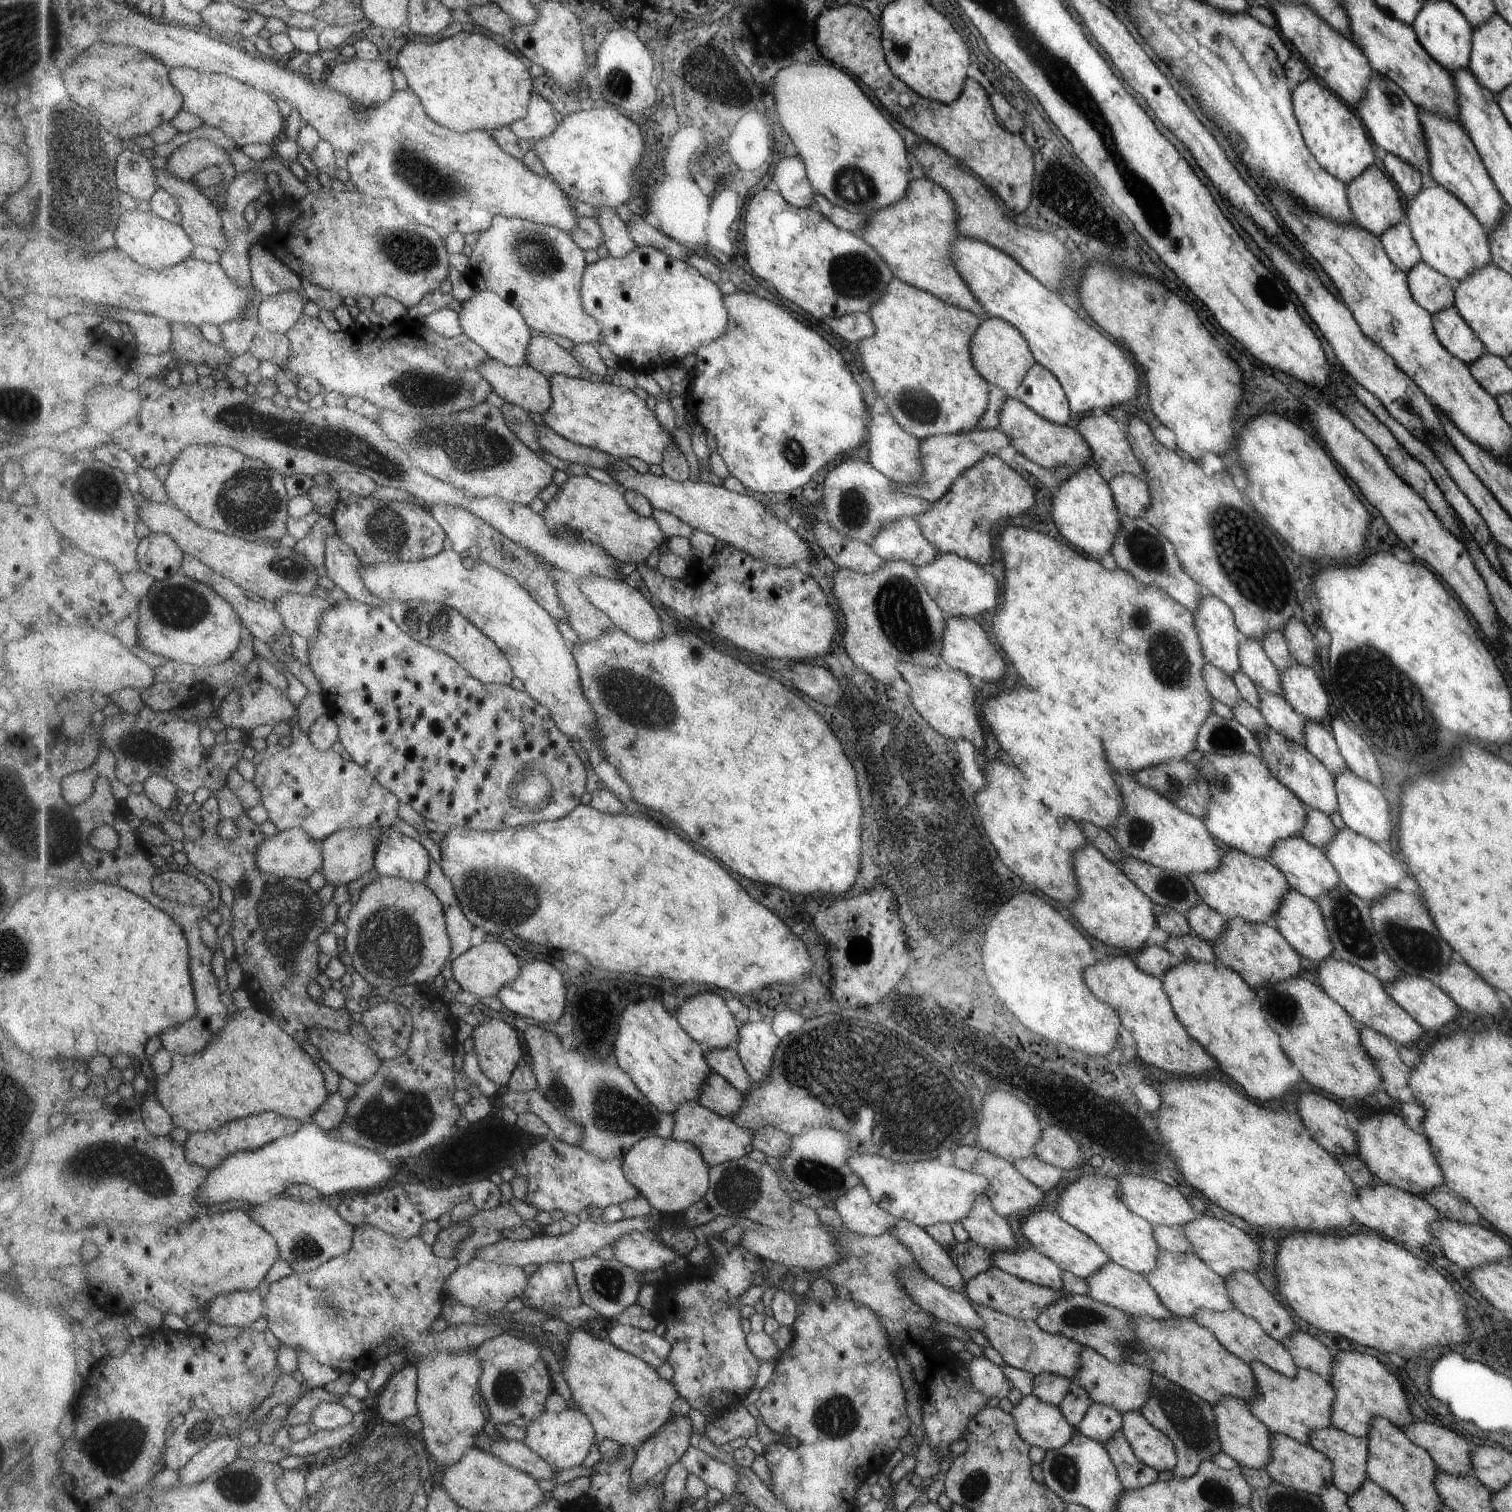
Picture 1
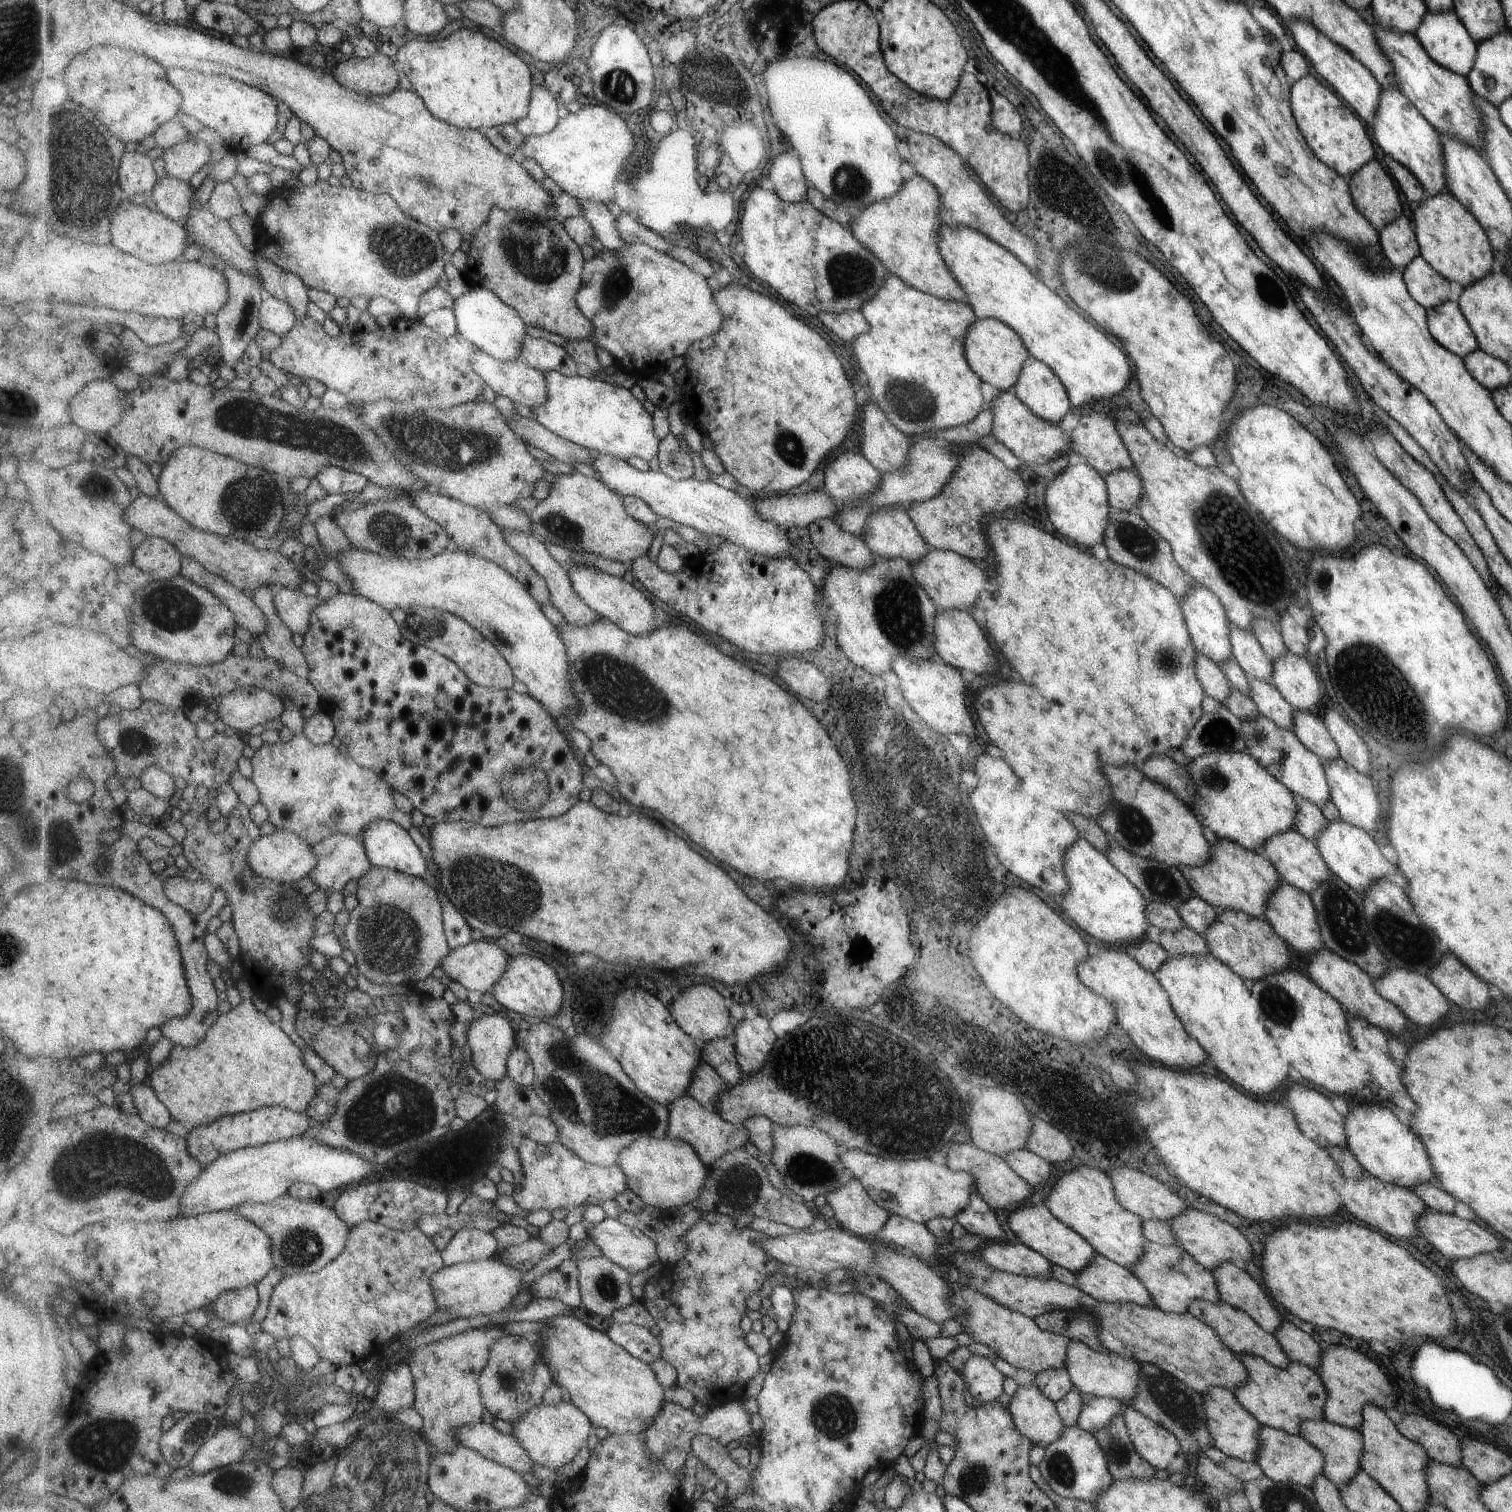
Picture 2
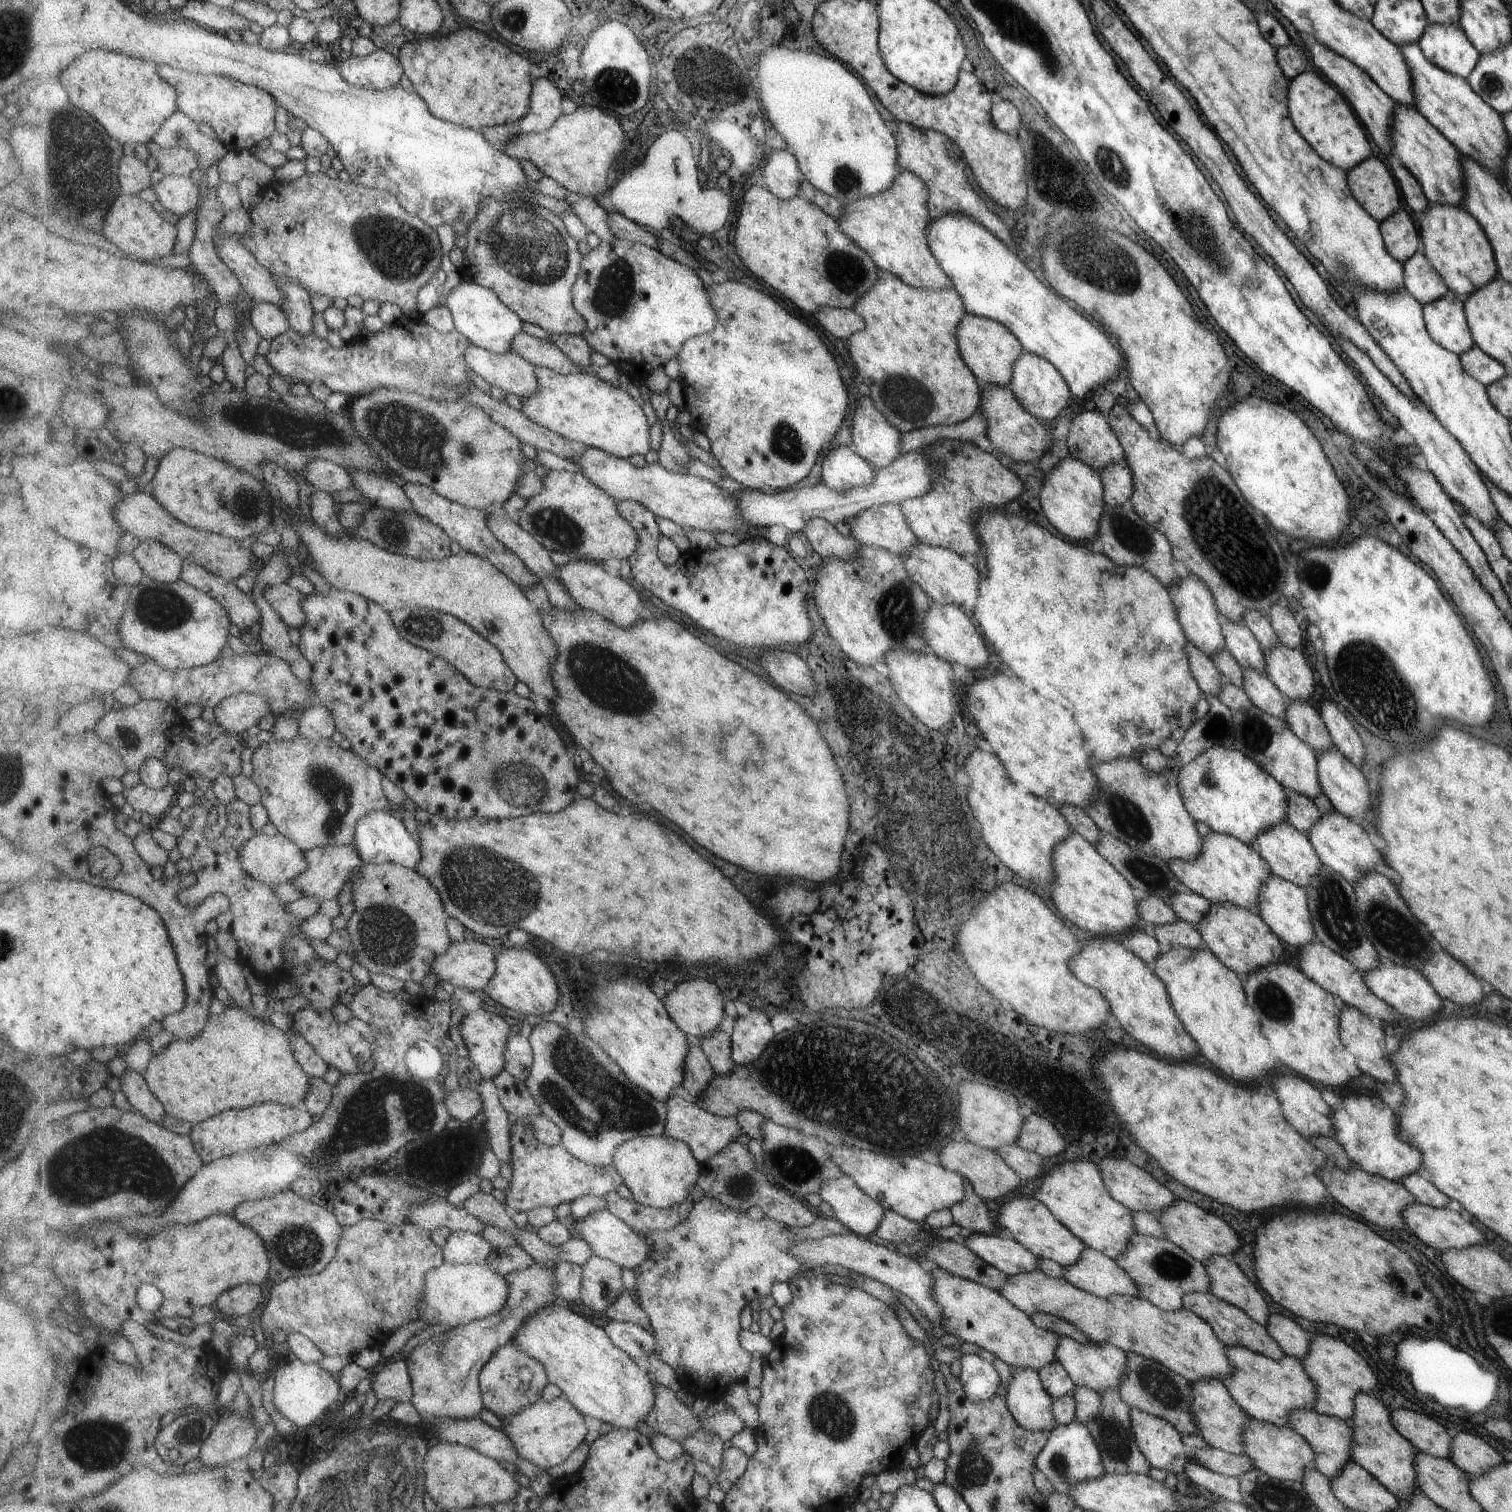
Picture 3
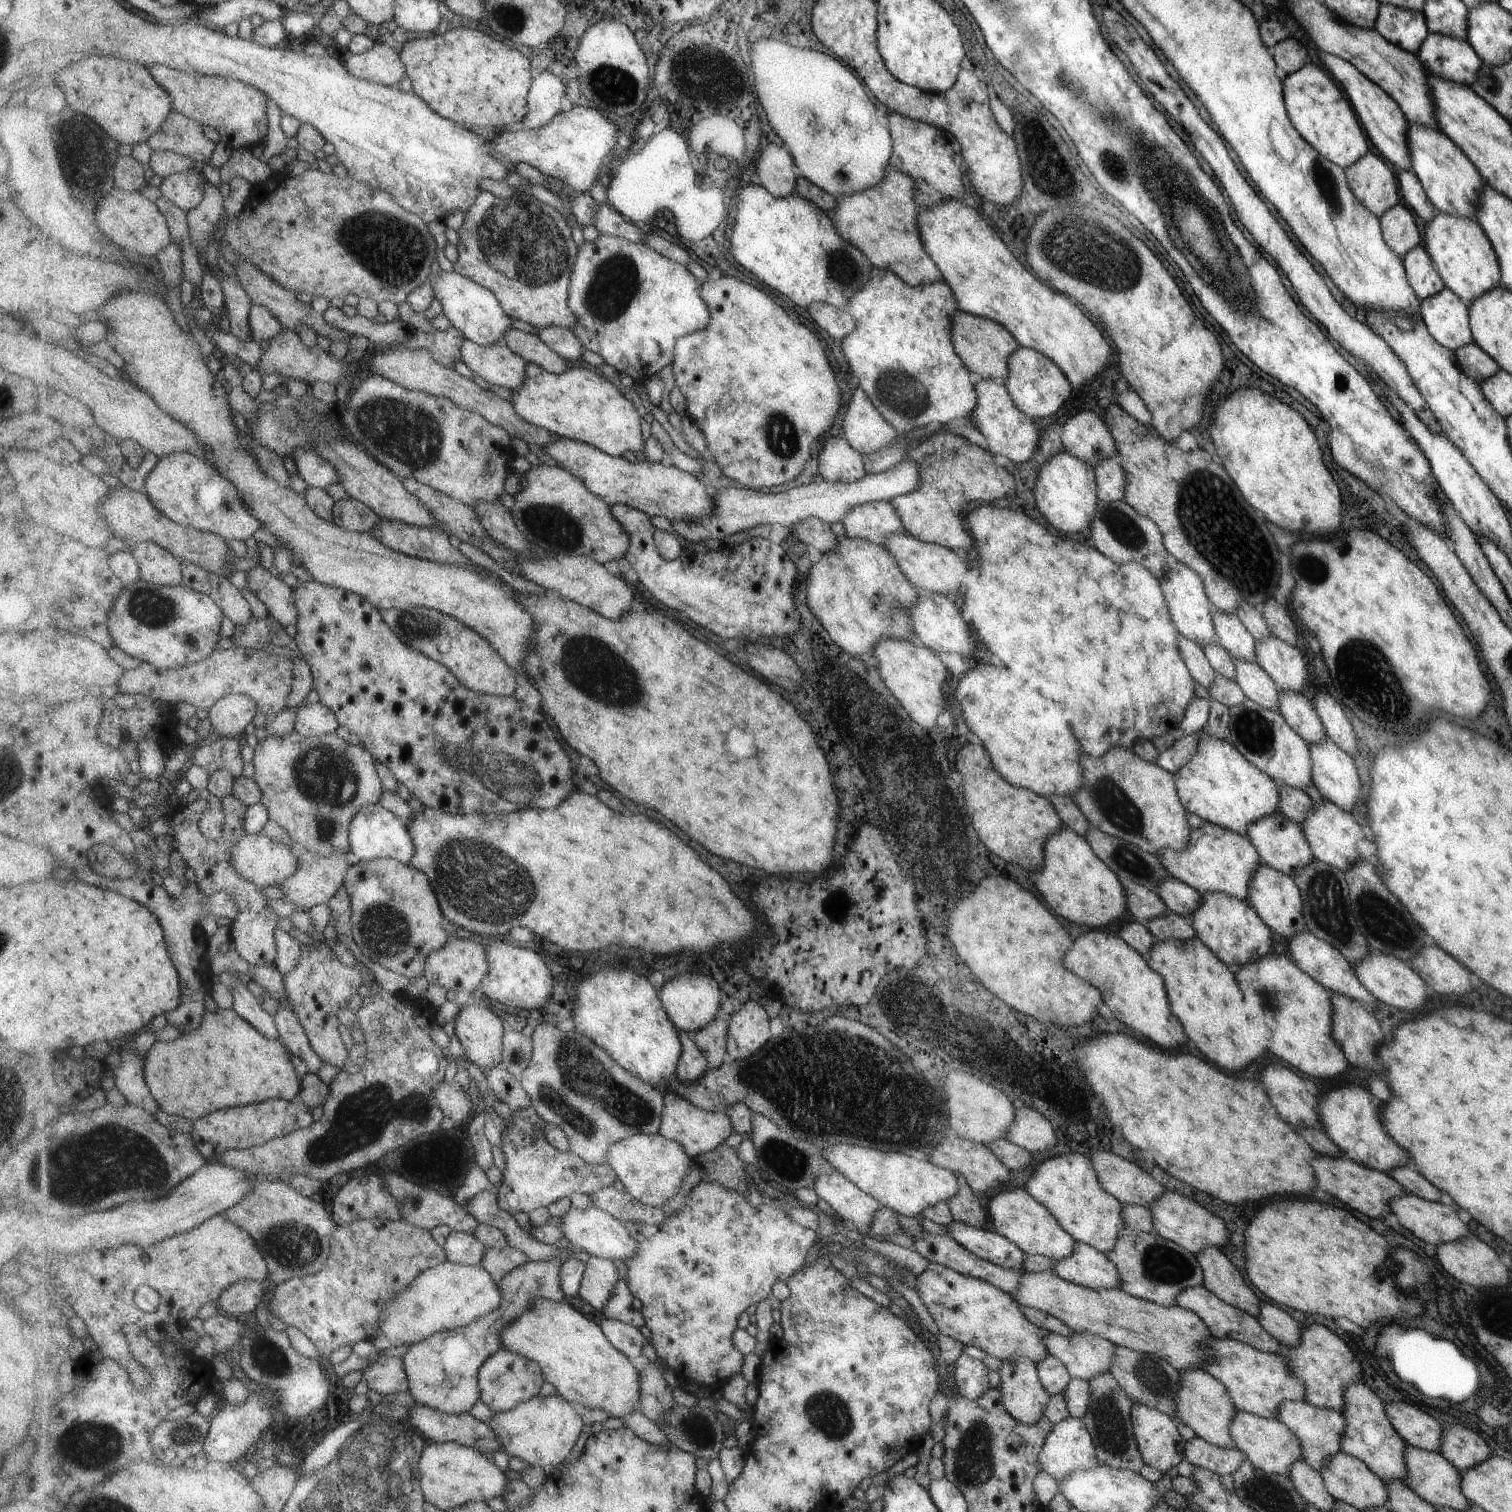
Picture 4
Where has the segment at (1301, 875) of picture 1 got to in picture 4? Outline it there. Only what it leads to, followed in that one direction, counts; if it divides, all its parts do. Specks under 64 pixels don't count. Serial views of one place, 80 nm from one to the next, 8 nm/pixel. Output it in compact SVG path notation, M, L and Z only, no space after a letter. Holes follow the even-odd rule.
M1278 810L1273 812L1271 816L1265 816L1261 820L1255 820L1247 828L1245 837L1257 850L1261 864L1270 866L1291 878L1297 875L1303 867L1306 867L1307 863L1311 863L1314 860L1314 854L1300 826L1294 824L1293 821Z

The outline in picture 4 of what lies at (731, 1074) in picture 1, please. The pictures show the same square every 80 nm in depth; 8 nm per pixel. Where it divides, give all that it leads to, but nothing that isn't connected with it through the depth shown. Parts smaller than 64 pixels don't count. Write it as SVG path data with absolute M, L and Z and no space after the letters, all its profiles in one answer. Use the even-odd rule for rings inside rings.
M722 1013L715 1022L707 1024L707 1028L695 1032L694 1042L706 1054L710 1069L719 1069L729 1059L727 1040L729 1040L730 1022L728 1016Z

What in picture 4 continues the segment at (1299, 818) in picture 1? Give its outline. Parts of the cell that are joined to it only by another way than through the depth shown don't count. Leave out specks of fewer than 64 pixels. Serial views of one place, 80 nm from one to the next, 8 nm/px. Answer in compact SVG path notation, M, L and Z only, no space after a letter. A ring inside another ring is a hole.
M1205 734L1205 738L1199 738L1195 754L1189 758L1185 766L1173 773L1178 797L1182 805L1191 814L1198 816L1203 823L1221 826L1229 832L1236 832L1246 836L1247 828L1265 816L1271 816L1278 810L1279 788L1277 782L1266 776L1261 769L1257 769L1250 761L1247 761L1237 749L1225 740L1215 740Z

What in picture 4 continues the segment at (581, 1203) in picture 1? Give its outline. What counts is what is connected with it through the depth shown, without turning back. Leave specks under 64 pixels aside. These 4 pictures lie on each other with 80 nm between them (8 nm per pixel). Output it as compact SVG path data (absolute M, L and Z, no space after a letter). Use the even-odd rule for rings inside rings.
M534 1107L517 1110L507 1118L503 1132L502 1152L506 1165L501 1171L503 1181L500 1185L499 1205L511 1215L518 1212L529 1213L537 1208L549 1206L562 1197L573 1193L595 1195L615 1184L618 1173L608 1163L593 1165L571 1151L558 1150L546 1140L543 1125L535 1115Z

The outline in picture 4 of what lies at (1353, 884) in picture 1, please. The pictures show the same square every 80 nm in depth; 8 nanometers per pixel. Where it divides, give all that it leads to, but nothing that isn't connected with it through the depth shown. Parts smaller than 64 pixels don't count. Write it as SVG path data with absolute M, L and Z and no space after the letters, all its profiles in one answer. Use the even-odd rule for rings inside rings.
M1322 799L1319 802L1312 802L1311 814L1307 816L1307 820L1301 822L1300 829L1309 842L1310 849L1314 854L1314 859L1323 861L1325 864L1338 868L1341 872L1346 871L1347 867L1358 862L1359 854L1355 850L1355 842L1361 840L1364 834L1361 834L1361 828L1357 826L1357 822L1353 820L1352 814L1343 812L1337 805Z

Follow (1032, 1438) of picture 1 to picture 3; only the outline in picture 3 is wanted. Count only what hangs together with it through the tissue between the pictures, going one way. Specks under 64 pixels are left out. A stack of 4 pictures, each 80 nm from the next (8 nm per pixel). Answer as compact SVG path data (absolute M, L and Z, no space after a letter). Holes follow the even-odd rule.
M1011 1367L1011 1380L1006 1387L1006 1408L1011 1417L1027 1432L1050 1433L1055 1424L1051 1412L1053 1400L1042 1388L1038 1372L1031 1368Z

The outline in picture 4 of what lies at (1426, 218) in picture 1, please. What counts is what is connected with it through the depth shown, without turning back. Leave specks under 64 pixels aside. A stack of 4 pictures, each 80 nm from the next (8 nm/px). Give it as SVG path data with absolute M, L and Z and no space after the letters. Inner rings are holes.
M1435 211L1431 221L1423 223L1423 227L1423 248L1430 254L1445 288L1460 300L1473 302L1491 288L1501 285L1497 254L1477 221Z

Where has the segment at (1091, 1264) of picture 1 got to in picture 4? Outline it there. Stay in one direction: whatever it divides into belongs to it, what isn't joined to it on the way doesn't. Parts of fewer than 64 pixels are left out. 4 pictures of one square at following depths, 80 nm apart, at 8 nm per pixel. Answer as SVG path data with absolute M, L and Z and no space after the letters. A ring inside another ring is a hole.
M1023 1188L1004 1189L998 1195L989 1197L987 1212L990 1212L994 1231L1027 1255L1041 1255L1056 1261L1066 1259L1066 1256L1075 1250L1075 1240L1072 1236L1062 1228L1045 1206L1039 1204Z

